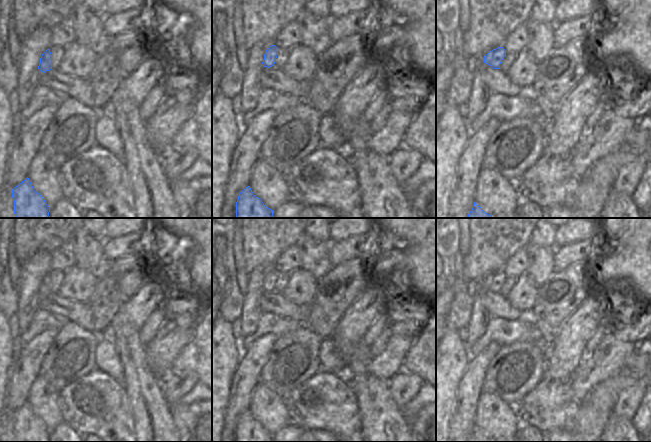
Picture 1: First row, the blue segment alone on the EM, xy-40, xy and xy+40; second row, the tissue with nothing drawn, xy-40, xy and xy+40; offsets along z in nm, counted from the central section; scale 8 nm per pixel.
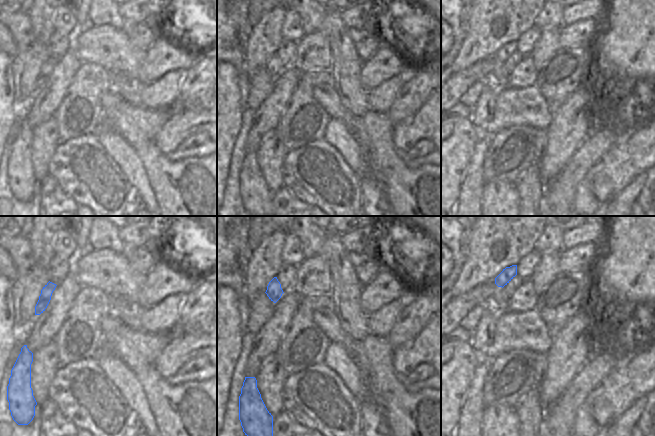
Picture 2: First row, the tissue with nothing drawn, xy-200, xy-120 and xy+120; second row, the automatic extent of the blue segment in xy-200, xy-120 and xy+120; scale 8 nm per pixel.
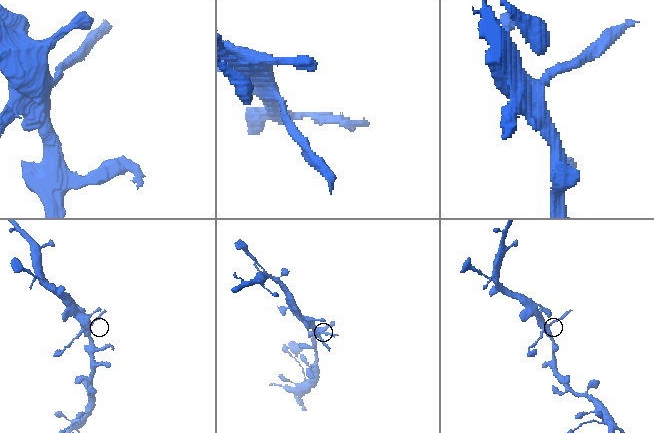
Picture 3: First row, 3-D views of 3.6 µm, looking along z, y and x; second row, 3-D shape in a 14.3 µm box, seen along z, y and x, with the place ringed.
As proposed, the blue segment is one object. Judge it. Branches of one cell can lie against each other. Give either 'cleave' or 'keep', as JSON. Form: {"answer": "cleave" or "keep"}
{"answer": "cleave"}

